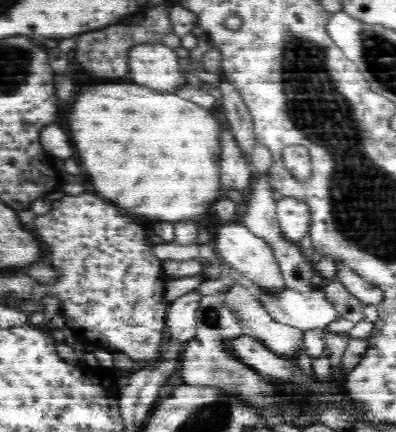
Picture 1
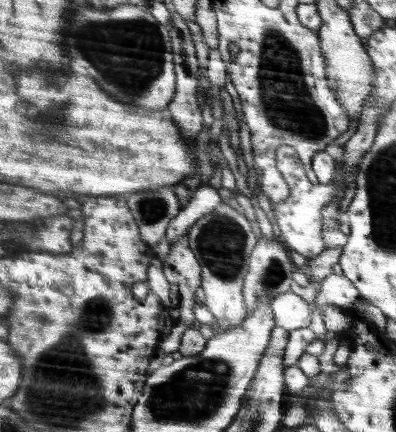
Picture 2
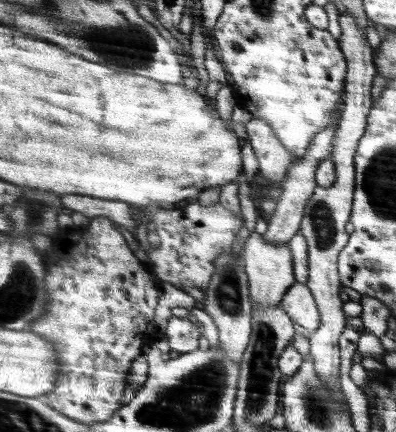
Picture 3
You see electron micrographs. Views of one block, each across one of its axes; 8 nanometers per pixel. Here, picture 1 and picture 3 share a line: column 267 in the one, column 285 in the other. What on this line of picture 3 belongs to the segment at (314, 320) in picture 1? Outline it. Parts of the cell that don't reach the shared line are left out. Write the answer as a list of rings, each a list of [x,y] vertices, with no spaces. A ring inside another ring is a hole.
[[[303,282],[293,284],[281,304],[291,314],[295,324],[301,324],[313,334],[323,326],[323,312],[319,310],[319,300],[315,298],[315,292],[307,284]]]

